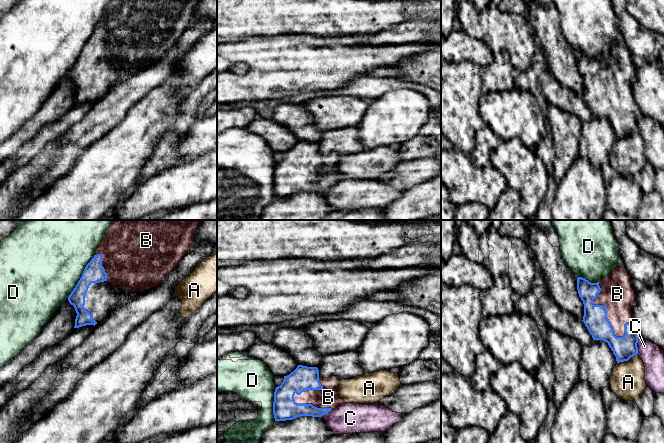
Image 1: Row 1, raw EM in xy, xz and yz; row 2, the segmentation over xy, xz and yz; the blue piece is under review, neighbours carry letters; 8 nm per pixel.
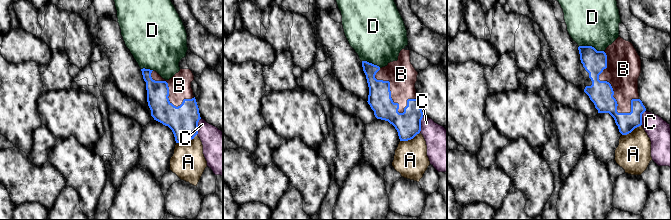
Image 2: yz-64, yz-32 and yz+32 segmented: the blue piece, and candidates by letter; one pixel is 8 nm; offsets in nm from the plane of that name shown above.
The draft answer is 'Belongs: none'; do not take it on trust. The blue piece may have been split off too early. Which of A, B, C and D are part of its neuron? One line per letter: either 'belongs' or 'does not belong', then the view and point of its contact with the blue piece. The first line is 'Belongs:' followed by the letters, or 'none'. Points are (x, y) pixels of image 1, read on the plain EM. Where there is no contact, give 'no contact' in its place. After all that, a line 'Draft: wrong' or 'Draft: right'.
Belongs: B
A: does not belong; meets blue in yz at (627, 136)
B: belongs; meets blue in yz at (606, 84)
C: does not belong; meets blue in yz at (636, 121)
D: does not belong; meets blue in xy at (81, 52)
Draft: wrong

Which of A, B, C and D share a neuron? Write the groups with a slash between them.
A / B / C / D

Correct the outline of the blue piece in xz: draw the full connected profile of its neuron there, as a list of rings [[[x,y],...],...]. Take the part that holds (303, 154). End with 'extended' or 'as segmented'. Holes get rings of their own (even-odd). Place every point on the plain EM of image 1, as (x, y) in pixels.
[[[298,141],[289,151],[284,152],[274,168],[273,190],[275,197],[292,196],[300,192],[322,193],[344,179],[338,171],[340,156],[336,152],[322,154],[317,143]]] | extended

